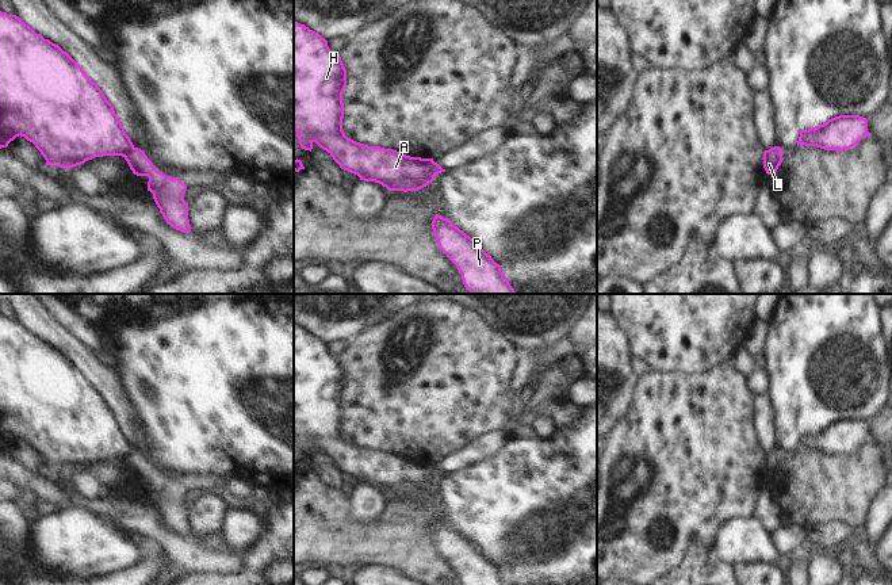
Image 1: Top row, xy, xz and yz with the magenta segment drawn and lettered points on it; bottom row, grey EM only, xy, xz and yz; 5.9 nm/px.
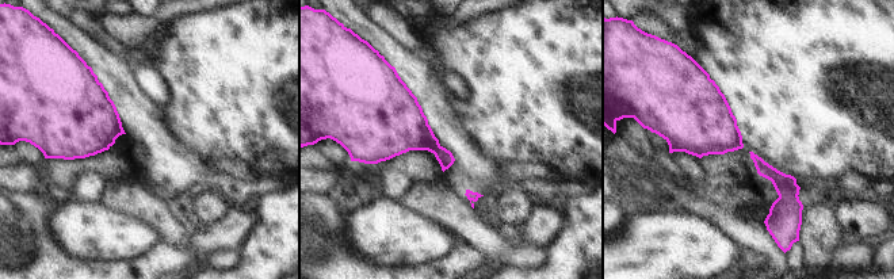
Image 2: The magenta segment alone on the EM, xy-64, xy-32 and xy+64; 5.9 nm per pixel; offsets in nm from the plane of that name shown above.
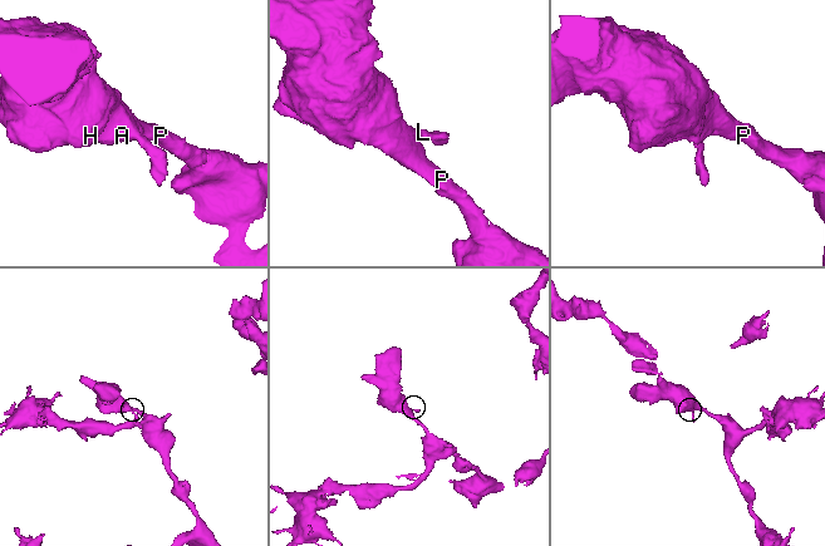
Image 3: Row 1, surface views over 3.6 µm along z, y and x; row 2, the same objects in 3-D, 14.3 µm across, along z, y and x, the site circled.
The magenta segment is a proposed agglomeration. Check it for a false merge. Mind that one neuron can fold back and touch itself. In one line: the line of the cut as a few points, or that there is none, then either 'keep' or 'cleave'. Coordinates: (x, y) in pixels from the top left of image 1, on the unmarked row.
cut xy (133, 450), (123, 459); cleave

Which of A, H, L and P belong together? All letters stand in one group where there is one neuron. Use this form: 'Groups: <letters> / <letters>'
Groups: A H P / L

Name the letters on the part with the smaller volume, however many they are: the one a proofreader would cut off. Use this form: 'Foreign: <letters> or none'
Foreign: L

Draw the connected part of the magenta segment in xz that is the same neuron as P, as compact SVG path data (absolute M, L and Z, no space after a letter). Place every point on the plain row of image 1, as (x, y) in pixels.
M436 517L432 532L440 554L458 570L463 585L509 585L501 569L449 523Z

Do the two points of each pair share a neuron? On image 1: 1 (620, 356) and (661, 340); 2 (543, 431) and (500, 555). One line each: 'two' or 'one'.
1: two
2: two

